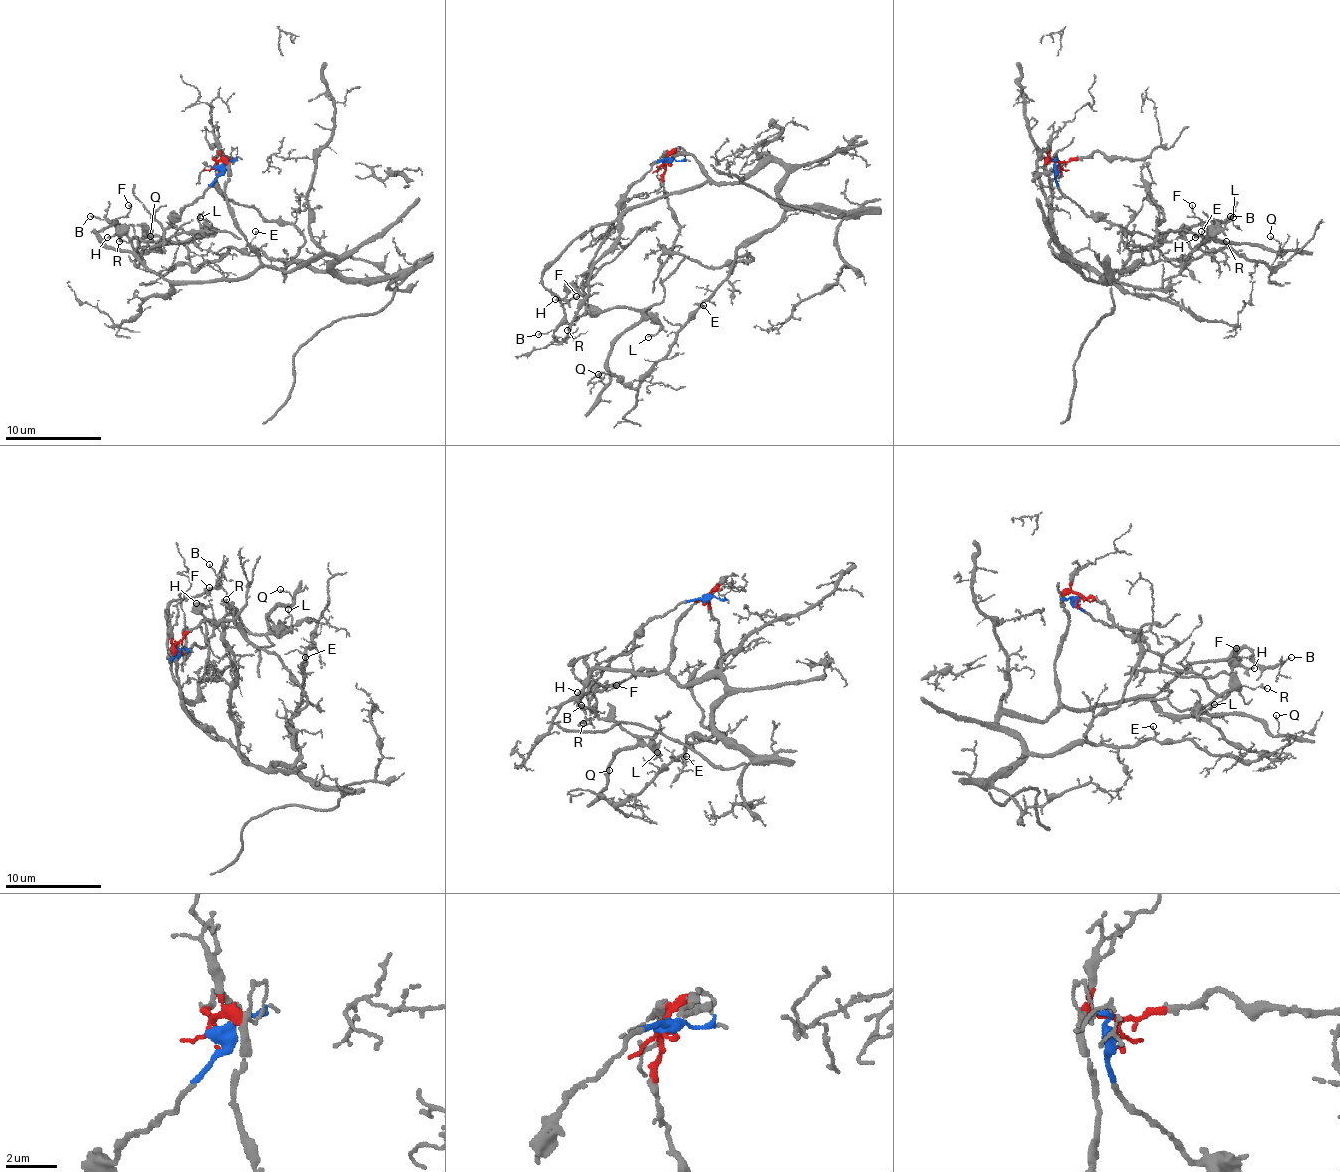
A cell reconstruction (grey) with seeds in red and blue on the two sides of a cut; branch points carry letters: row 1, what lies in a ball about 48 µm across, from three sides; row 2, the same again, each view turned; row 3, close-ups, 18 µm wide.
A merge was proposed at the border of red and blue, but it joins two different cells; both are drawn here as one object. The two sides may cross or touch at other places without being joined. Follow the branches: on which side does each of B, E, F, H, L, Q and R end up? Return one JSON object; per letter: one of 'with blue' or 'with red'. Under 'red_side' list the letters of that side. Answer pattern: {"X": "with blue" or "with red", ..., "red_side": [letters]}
{"B": "with red", "E": "with red", "F": "with red", "H": "with blue", "L": "with blue", "Q": "with blue", "R": "with blue", "red_side": ["B", "E", "F"]}

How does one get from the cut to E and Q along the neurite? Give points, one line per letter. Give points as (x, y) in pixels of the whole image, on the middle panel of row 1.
E: (667, 164), (675, 149), (713, 181), (771, 161), (786, 171), (783, 217), (735, 251), (704, 306)
Q: (667, 161), (626, 193), (585, 277), (590, 313), (626, 306), (641, 313), (612, 347), (610, 381), (597, 374)

